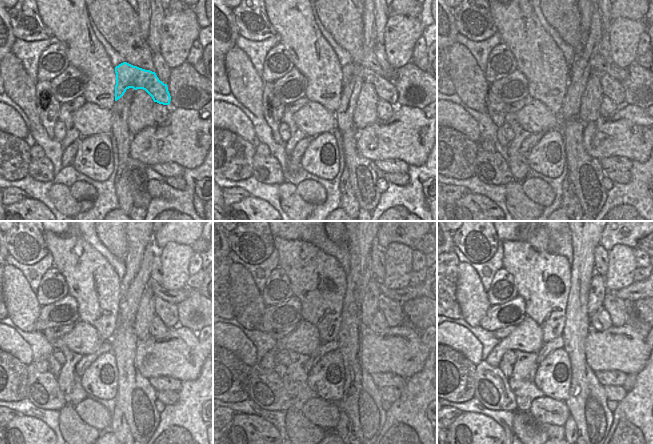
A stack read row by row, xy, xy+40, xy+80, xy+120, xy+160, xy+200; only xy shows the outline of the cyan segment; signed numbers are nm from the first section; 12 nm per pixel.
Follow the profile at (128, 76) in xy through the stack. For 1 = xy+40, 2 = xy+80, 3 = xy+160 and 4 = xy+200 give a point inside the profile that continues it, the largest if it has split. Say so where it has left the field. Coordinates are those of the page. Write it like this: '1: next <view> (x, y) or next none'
1: next xy+40 (385, 89)
2: next xy+80 (612, 88)
3: next xy+160 (392, 310)
4: next xy+200 (616, 307)

